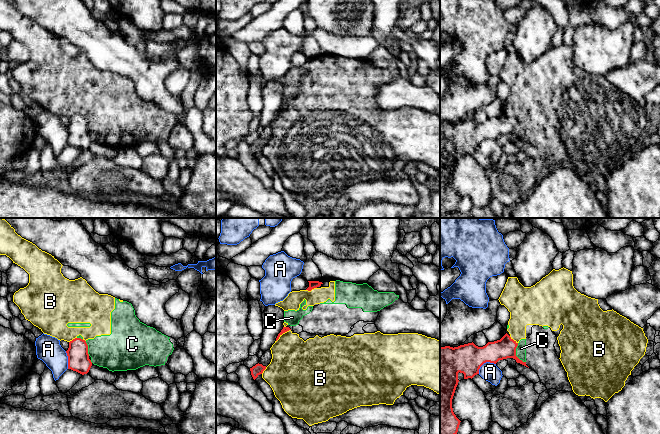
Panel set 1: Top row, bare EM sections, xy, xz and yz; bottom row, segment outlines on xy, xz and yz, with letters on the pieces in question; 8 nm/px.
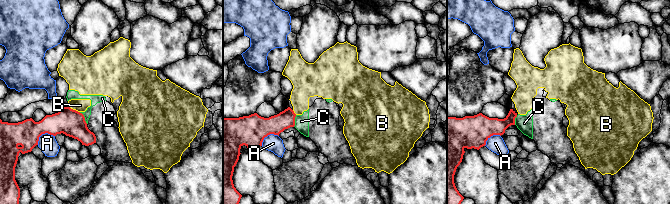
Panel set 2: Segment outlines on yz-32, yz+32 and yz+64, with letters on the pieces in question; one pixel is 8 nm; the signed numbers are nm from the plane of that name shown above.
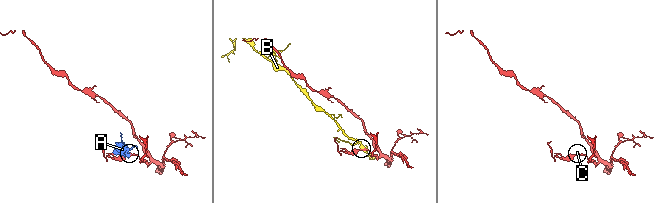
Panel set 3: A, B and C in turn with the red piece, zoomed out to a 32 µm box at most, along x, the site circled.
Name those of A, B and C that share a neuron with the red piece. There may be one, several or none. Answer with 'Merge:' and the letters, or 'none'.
Merge: none

